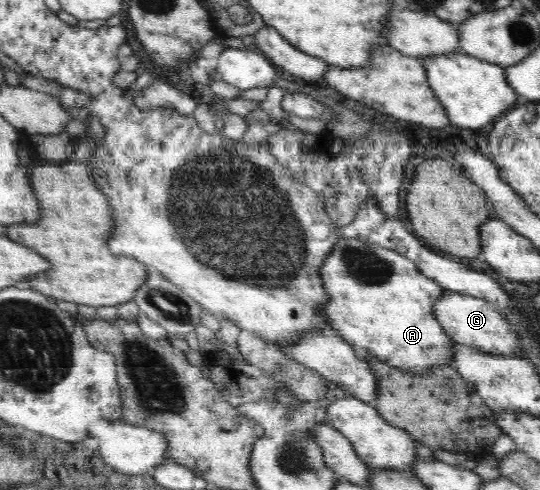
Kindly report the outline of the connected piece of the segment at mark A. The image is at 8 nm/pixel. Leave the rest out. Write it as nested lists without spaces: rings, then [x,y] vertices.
[[[341,237],[319,274],[331,296],[325,305],[330,332],[353,346],[365,347],[378,361],[405,372],[421,374],[437,365],[452,366],[455,342],[433,313],[435,303],[447,290],[425,277],[415,262],[392,249]]]

